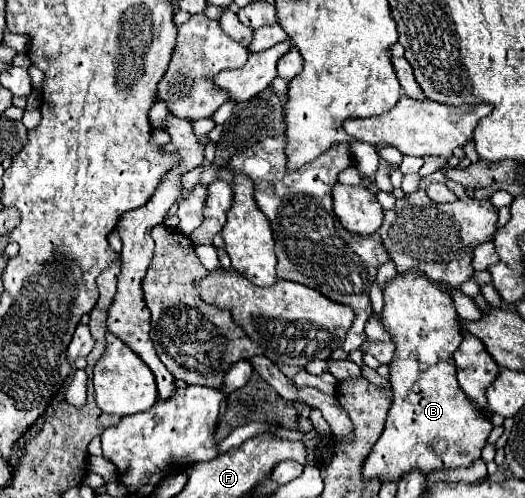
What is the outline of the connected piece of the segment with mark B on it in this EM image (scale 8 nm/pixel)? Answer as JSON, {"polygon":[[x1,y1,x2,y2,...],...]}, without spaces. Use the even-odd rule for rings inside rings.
{"polygon":[[396,275,384,289,382,323,396,345,390,363,392,407,384,433,362,465,362,479,398,481,402,473,412,469,428,475,436,469,472,465,480,459,494,425,460,391,456,381,452,353,458,349,462,335,454,301,424,275]]}

